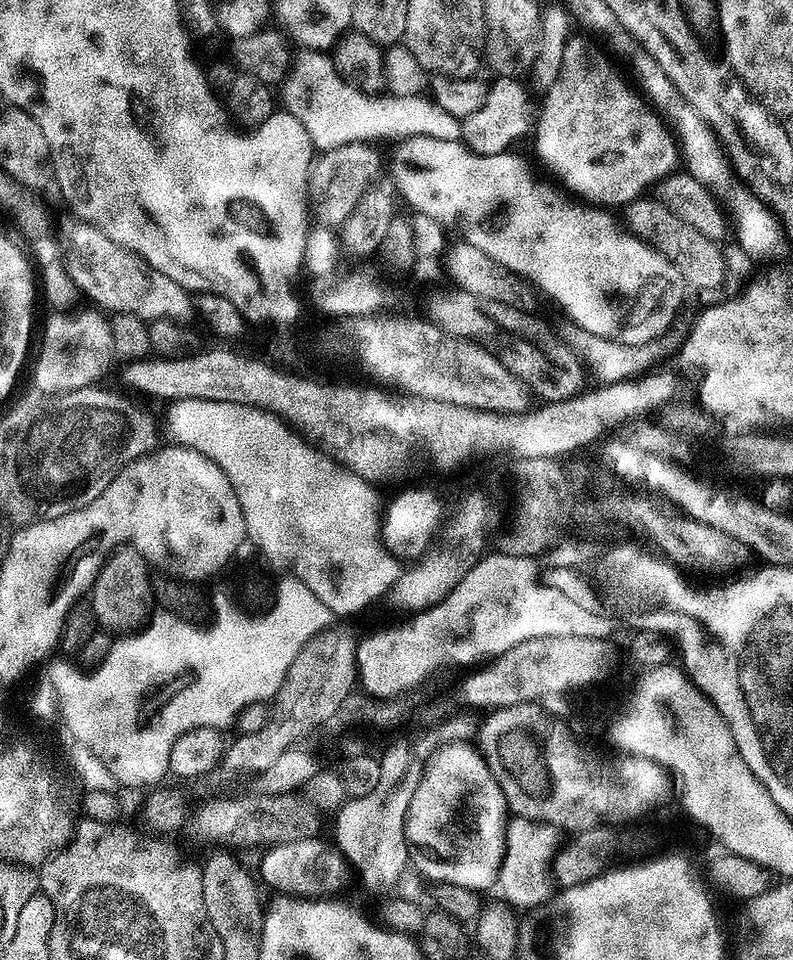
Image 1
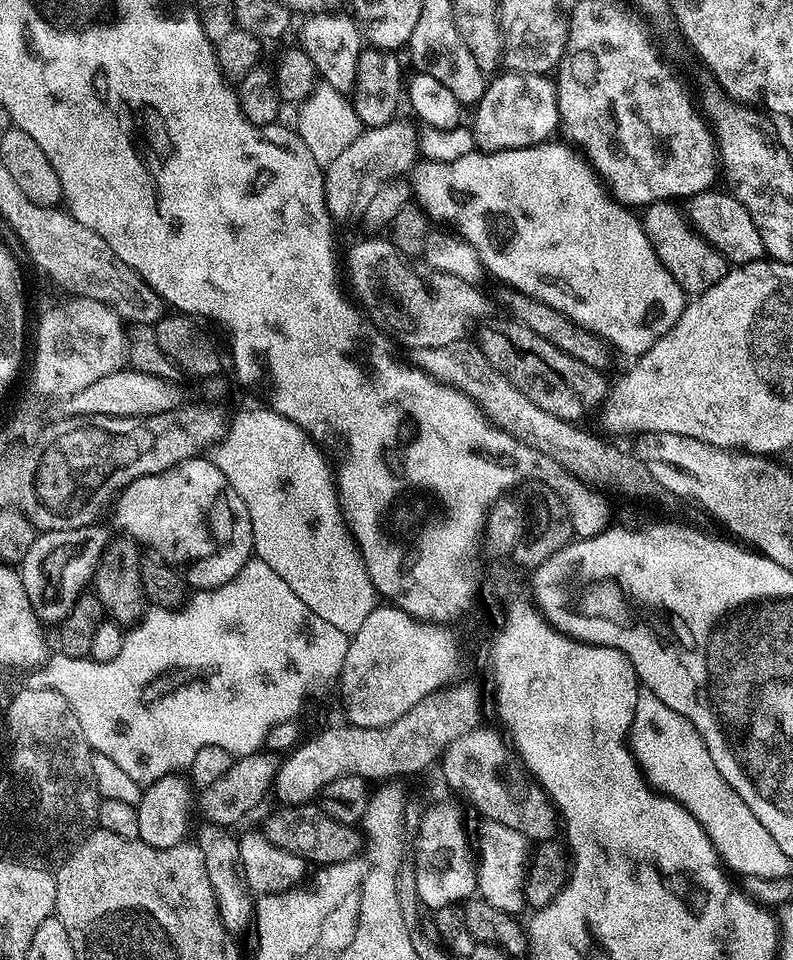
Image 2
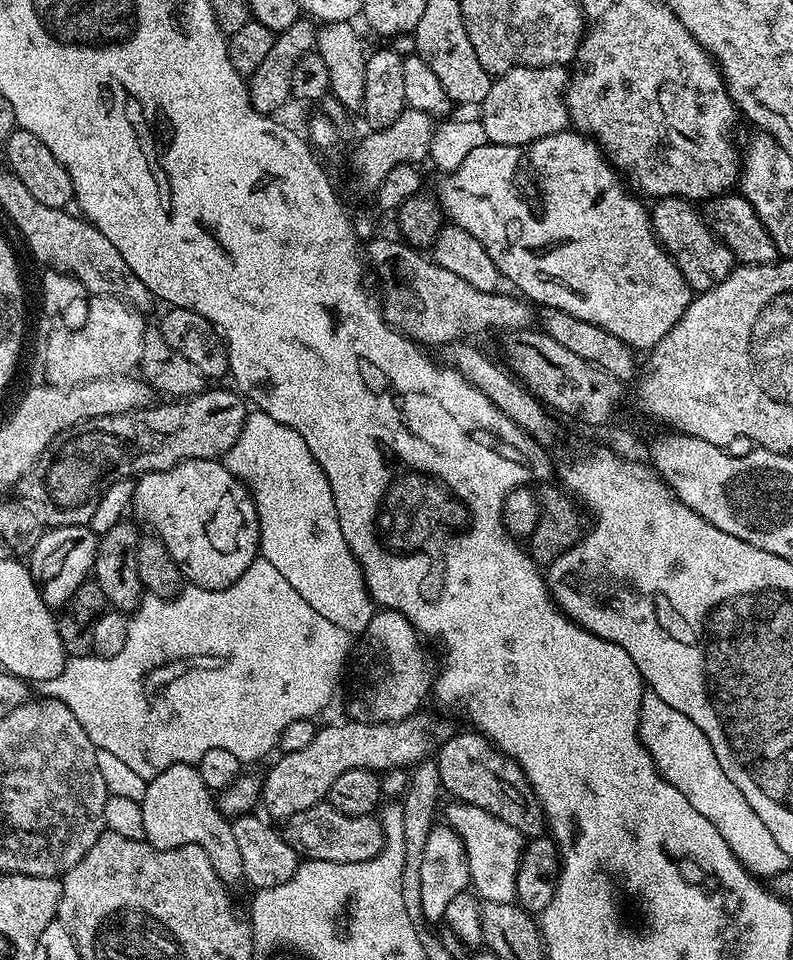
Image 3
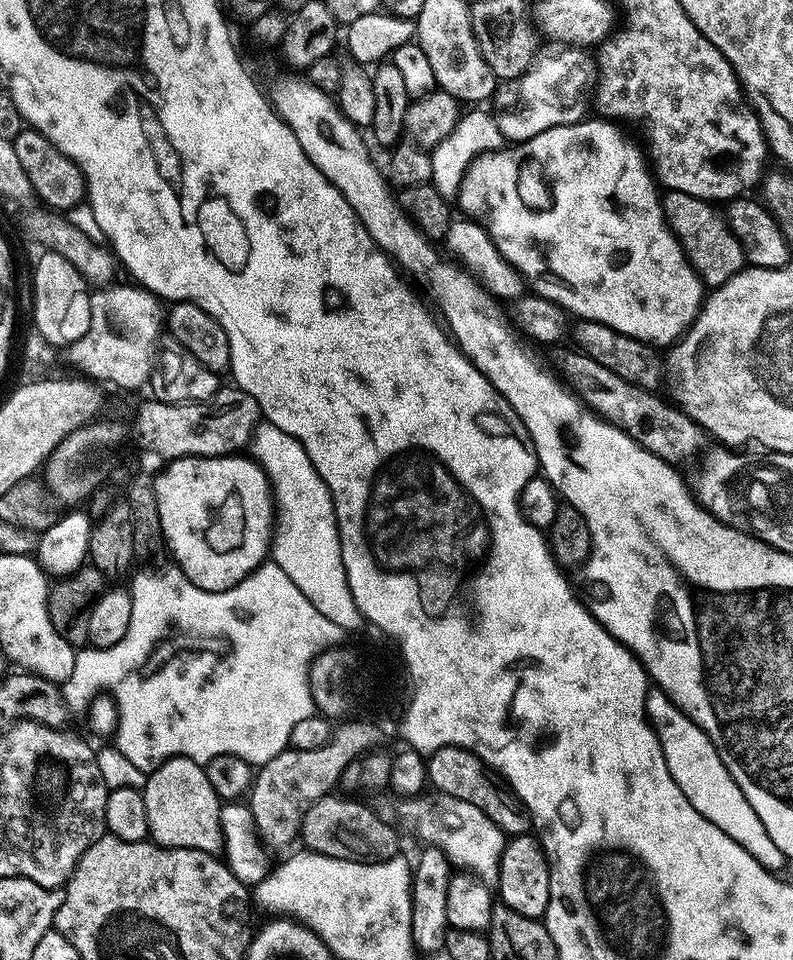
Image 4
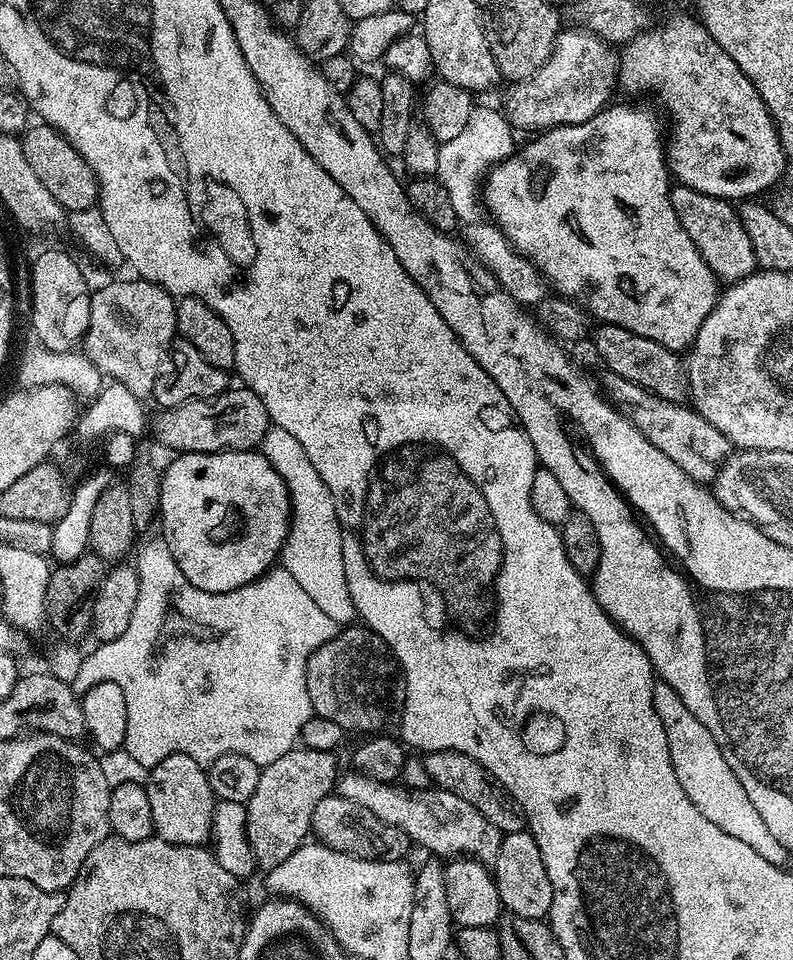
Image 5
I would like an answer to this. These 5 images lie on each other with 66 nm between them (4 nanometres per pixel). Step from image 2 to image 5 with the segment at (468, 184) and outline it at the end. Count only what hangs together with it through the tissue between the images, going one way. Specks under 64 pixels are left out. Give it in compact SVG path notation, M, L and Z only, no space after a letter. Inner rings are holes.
M622 104L614 108L612 107L613 106L605 107L603 112L599 112L599 114L594 118L590 118L581 124L561 124L557 127L541 131L539 135L537 135L535 138L532 138L537 138L537 140L530 141L529 144L521 150L521 152L519 149L519 151L517 151L515 154L509 156L508 159L503 160L502 163L495 165L495 167L493 167L486 176L486 188L488 184L488 204L486 200L486 206L487 209L489 206L493 214L496 215L496 217L494 217L495 223L499 225L499 228L504 232L505 237L513 245L516 251L518 251L521 256L524 256L525 259L529 260L529 262L531 262L533 266L536 267L537 271L540 272L540 275L543 277L543 279L547 281L547 283L551 285L552 288L553 286L557 288L558 291L556 292L559 293L561 297L575 301L581 306L581 308L584 309L585 312L588 313L588 315L590 315L592 318L595 318L597 321L603 322L605 324L617 324L626 330L630 330L634 334L642 334L642 338L650 338L654 342L658 342L662 346L666 346L672 352L680 354L685 350L691 349L693 347L698 330L702 326L702 322L706 322L706 318L714 310L714 306L716 305L716 301L718 299L718 281L716 279L716 275L714 275L710 270L710 266L706 266L706 262L702 262L702 254L698 254L698 250L694 246L694 242L690 242L690 234L684 228L684 220L682 219L682 216L679 216L679 214L676 213L676 208L674 205L672 205L672 196L670 193L668 193L668 180L670 184L670 173L666 159L666 136L665 133L660 133L659 118L656 117L650 109L635 108L635 106L632 104Z

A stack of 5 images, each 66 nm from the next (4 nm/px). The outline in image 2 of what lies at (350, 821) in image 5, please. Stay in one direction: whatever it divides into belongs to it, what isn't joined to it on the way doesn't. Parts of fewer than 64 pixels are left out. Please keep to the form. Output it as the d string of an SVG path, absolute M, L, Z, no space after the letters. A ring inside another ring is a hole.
M315 803L280 806L277 809L277 812L272 812L265 818L262 828L262 835L274 846L300 856L313 865L320 864L319 866L341 864L360 854L361 833L353 825L330 818L330 814L323 812Z

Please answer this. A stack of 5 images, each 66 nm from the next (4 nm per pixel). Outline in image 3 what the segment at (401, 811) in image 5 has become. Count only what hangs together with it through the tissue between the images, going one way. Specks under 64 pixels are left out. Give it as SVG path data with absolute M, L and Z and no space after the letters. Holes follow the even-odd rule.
M452 802L448 812L452 815L451 827L456 829L460 840L464 844L463 859L468 864L468 878L475 895L481 901L513 903L509 896L492 896L494 894L506 894L508 892L508 864L514 866L514 858L520 858L518 851L518 838L521 836L514 826L506 826L502 818L494 818L494 814L486 814L473 804L461 804Z

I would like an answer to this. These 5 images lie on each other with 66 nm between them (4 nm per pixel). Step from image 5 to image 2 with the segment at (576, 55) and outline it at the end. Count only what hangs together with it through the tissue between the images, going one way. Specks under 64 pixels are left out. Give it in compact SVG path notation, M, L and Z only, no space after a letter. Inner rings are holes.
M501 71L495 78L487 81L484 97L475 105L470 121L472 138L475 147L481 152L501 152L511 148L534 148L537 144L543 144L549 139L553 131L557 131L560 125L558 114L558 100L556 98L555 83L547 75L538 72L510 72Z

